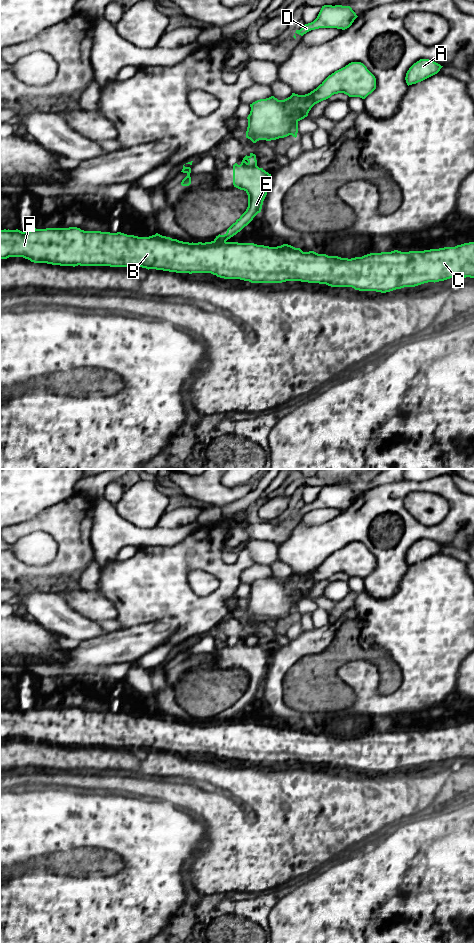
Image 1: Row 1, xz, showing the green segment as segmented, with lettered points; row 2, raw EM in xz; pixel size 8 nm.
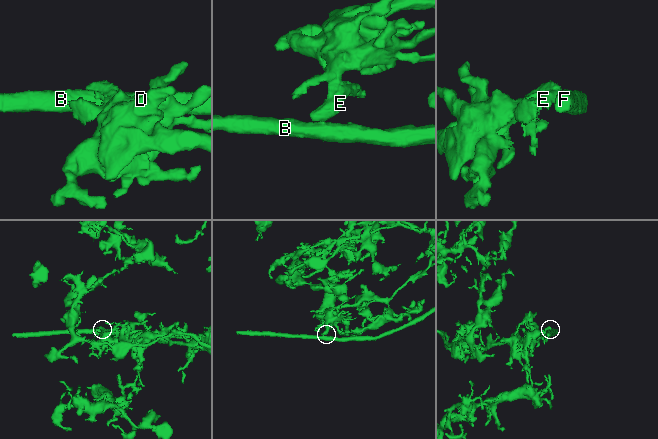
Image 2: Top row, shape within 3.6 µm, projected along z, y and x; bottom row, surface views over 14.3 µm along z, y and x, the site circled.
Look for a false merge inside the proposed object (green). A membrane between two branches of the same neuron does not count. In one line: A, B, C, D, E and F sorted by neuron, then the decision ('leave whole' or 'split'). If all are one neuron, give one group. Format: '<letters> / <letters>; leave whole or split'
A D E / B C F; split

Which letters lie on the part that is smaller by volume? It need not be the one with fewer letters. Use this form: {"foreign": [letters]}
{"foreign": ["B", "C", "F"]}

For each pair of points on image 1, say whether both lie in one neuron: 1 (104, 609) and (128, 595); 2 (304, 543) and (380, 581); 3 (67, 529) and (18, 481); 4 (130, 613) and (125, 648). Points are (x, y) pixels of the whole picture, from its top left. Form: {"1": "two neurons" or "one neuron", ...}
{"1": "two neurons", "2": "one neuron", "3": "two neurons", "4": "two neurons"}

